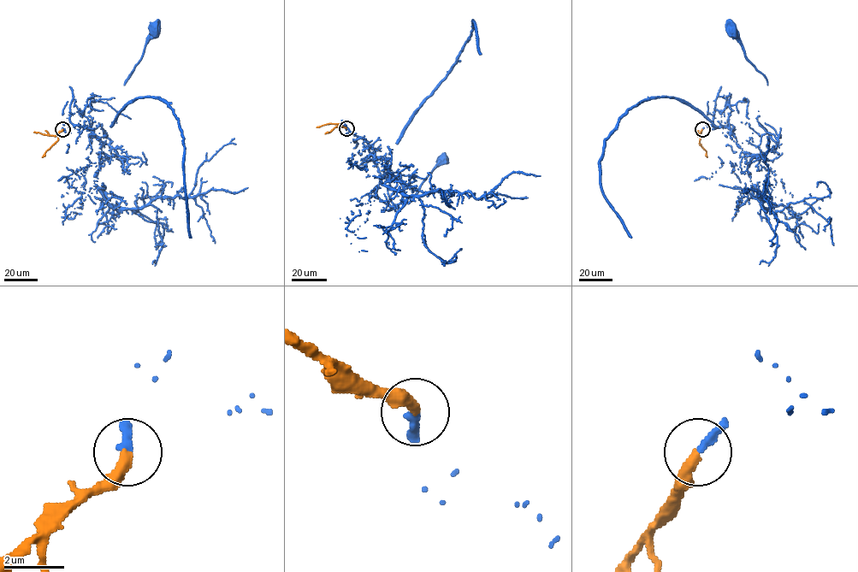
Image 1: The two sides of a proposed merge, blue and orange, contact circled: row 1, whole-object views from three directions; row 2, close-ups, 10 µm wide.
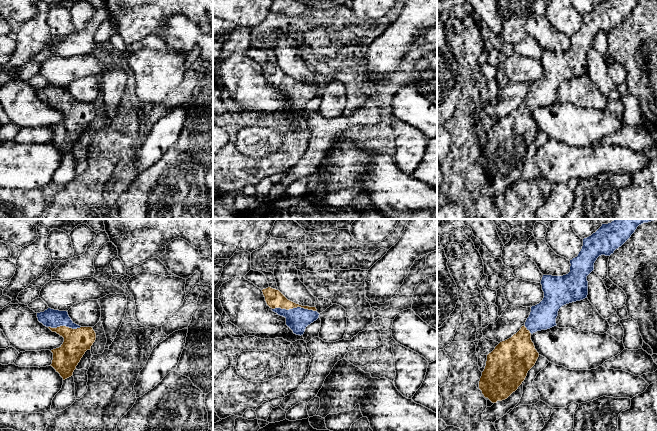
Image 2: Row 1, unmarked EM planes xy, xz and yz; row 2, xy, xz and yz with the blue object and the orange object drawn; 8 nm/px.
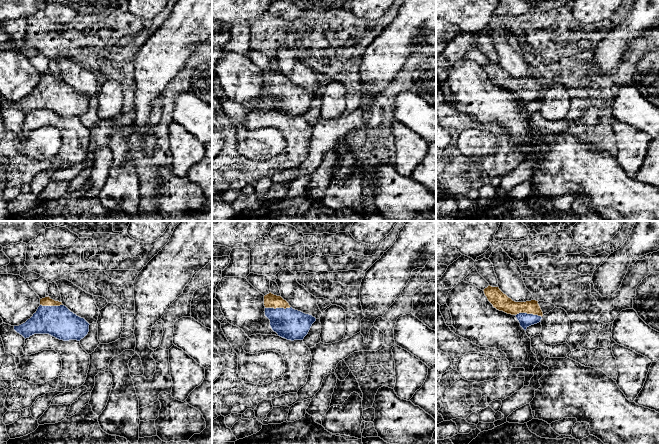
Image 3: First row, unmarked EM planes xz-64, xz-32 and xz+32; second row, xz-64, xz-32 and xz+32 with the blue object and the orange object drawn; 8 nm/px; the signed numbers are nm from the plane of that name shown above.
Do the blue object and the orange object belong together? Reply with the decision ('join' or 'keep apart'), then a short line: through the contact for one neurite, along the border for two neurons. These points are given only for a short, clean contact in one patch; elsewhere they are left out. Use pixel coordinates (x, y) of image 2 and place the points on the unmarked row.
join | xz (297, 95), (294, 84), (285, 84), (274, 74)

